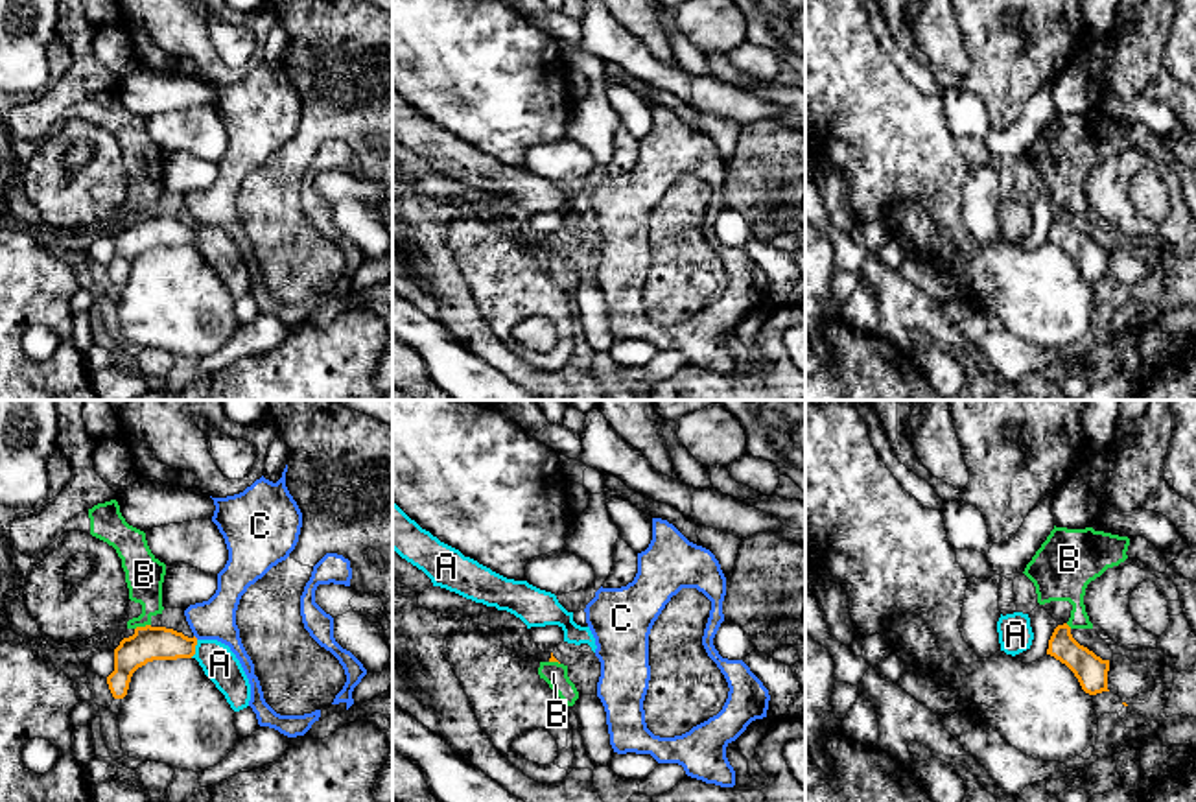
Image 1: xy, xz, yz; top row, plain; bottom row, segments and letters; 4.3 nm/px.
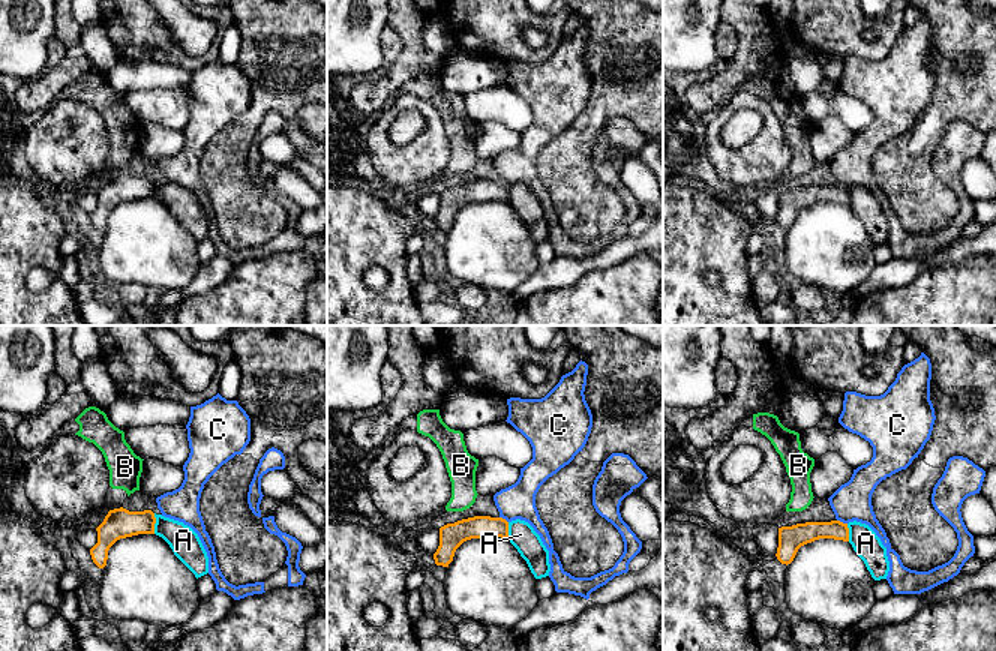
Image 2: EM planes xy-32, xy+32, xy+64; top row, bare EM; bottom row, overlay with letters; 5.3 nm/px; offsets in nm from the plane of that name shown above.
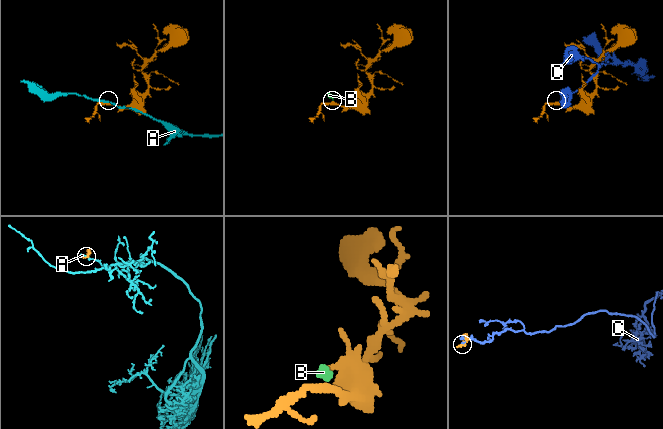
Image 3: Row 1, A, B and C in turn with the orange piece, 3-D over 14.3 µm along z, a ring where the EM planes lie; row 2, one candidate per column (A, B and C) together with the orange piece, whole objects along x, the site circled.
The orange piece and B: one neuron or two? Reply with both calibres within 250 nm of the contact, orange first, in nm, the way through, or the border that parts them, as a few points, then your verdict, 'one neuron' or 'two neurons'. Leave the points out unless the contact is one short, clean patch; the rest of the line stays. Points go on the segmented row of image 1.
150/170 nm | along xy (150, 624), (135, 629) | two neurons

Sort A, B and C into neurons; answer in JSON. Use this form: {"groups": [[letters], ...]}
{"groups": [["A"], ["B"], ["C"]]}

